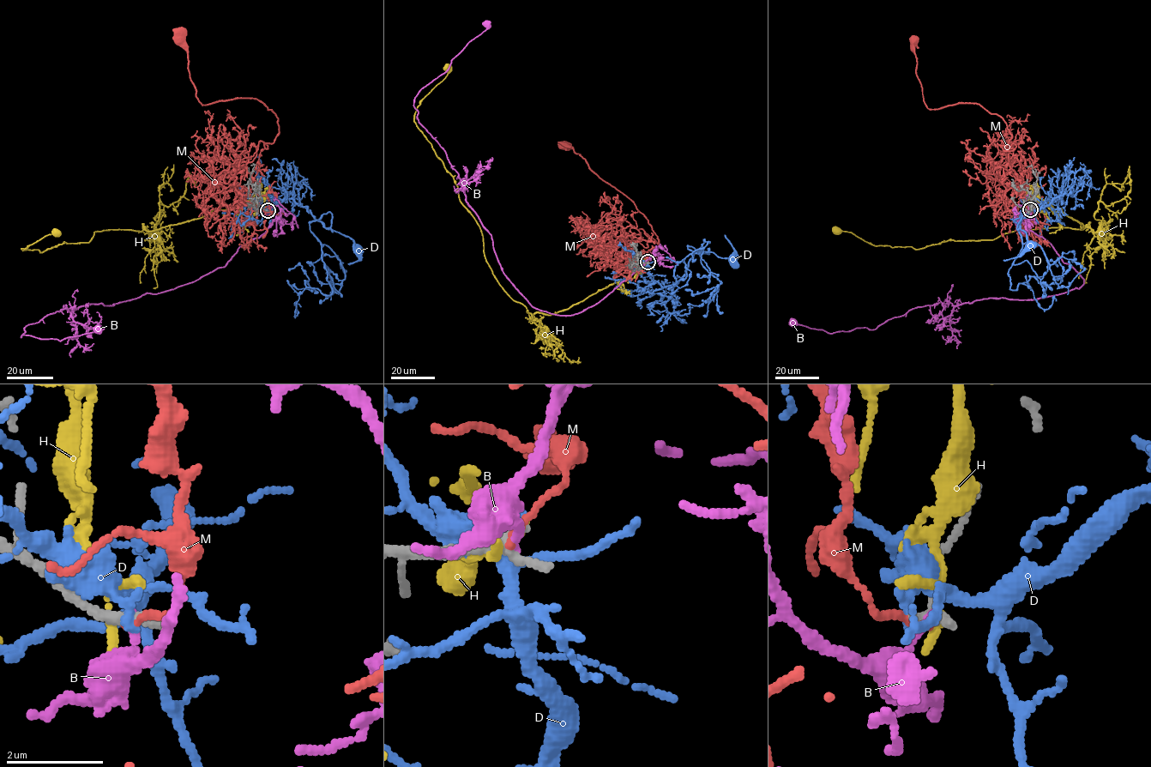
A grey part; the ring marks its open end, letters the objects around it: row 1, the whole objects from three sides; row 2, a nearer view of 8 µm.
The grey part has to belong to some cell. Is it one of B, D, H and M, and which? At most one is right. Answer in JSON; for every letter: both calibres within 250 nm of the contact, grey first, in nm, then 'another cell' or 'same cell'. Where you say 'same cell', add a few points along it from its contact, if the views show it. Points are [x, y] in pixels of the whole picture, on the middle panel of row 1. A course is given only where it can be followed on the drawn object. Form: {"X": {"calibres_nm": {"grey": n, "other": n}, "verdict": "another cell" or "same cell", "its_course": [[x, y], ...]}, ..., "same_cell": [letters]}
{"B": {"calibres_nm": {"grey": 260, "other": 160}, "verdict": "another cell"}, "D": {"calibres_nm": {"grey": 170, "other": 150}, "verdict": "another cell"}, "H": {"calibres_nm": {"grey": 200, "other": 150}, "verdict": "another cell"}, "M": {"calibres_nm": {"grey": 260, "other": 130}, "verdict": "another cell"}, "same_cell": []}

